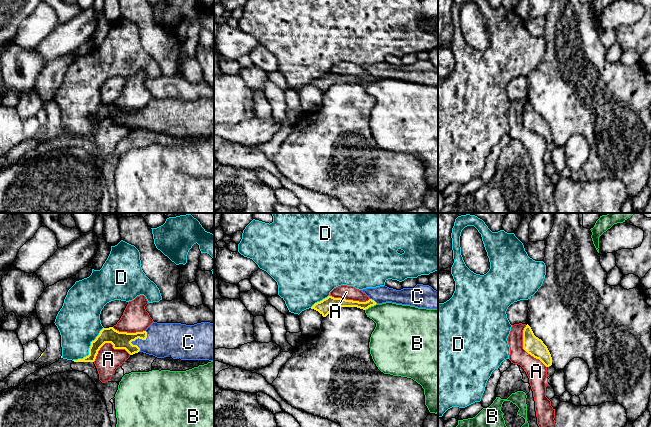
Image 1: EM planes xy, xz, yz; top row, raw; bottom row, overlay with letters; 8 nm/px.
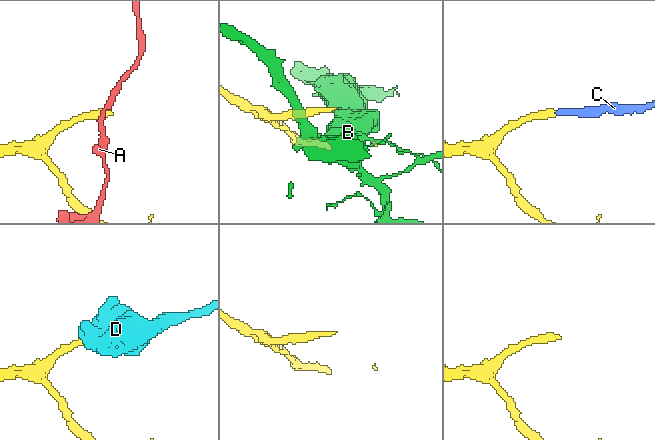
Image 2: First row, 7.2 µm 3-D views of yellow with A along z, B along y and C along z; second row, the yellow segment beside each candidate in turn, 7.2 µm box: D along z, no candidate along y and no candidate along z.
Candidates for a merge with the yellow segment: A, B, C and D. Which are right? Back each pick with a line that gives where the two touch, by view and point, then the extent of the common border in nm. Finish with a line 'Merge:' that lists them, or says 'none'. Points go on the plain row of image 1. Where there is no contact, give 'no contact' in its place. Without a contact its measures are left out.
C: xy (136, 114) | 190 nm
Merge: C

